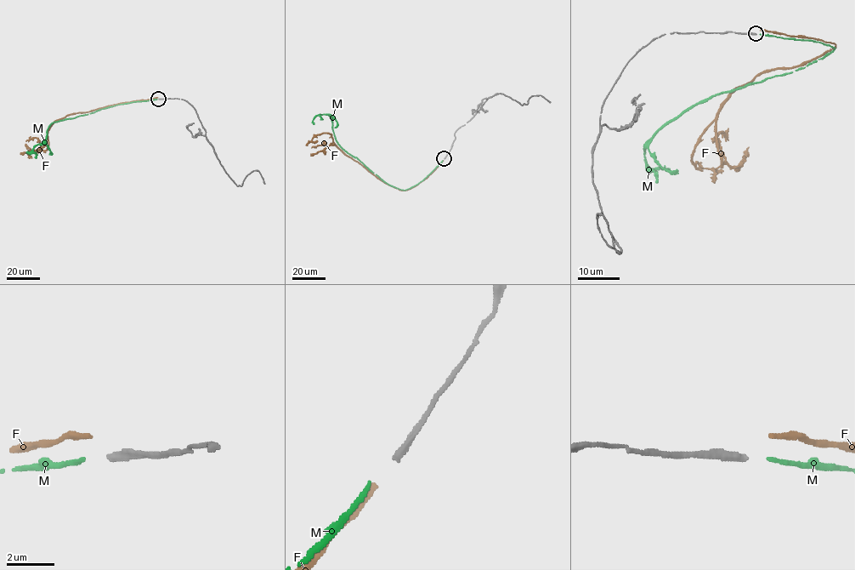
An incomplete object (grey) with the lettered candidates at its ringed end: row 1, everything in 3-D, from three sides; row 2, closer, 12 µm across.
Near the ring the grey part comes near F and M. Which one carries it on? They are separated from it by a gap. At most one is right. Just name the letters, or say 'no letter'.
M

